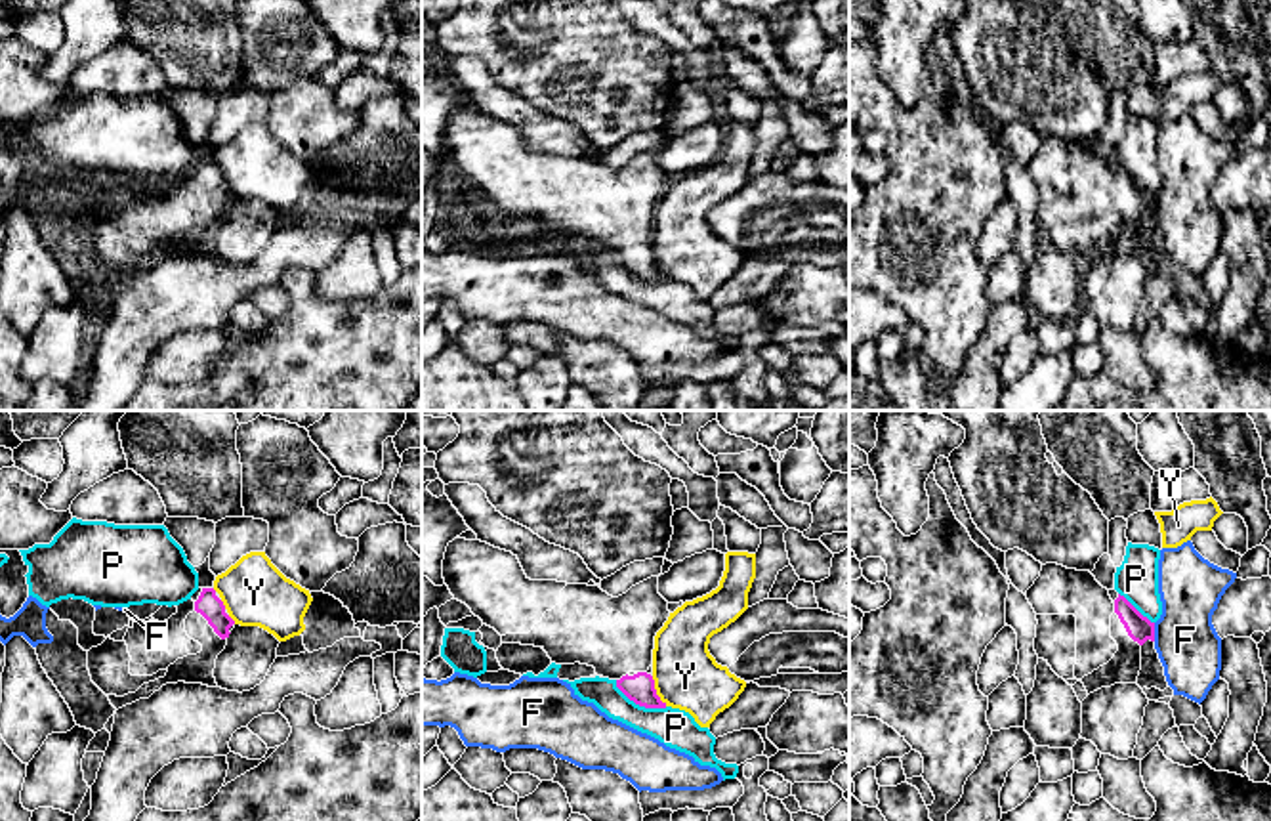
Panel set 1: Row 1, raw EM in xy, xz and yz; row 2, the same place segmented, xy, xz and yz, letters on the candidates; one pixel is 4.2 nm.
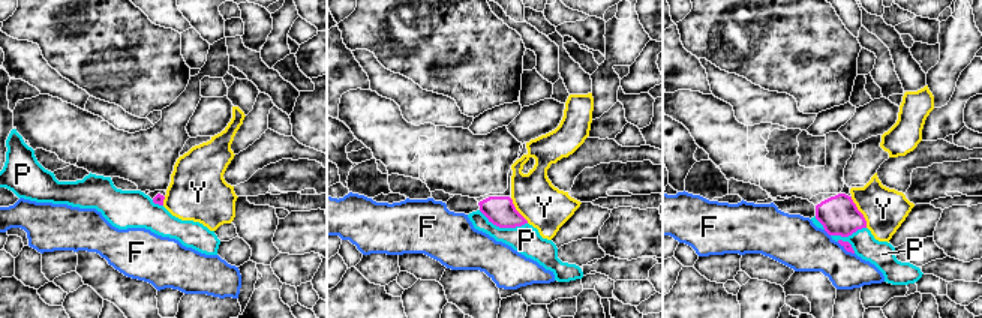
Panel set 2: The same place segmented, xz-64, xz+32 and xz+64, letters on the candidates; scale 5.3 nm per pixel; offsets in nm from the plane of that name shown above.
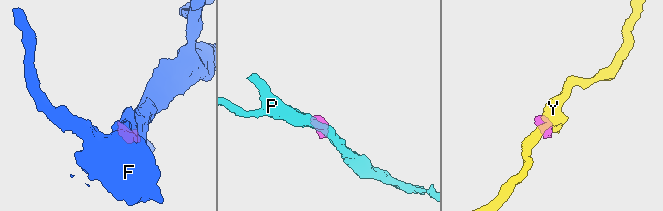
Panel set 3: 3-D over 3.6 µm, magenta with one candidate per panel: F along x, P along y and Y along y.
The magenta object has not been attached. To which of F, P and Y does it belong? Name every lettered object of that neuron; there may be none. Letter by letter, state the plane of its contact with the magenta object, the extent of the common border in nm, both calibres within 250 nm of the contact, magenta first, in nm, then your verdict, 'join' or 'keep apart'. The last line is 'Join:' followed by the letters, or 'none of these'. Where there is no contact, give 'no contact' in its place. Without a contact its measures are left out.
F: meets magenta in yz; contact 80 nm long; 110 nm thick on the magenta side, 260 nm on the other; keep apart
P: meets magenta in xz; contact 260 nm long; 130 nm thick on the magenta side, 160 nm on the other; keep apart
Y: meets magenta in xz; contact 140 nm long; 130 nm thick on the magenta side, 280 nm on the other; keep apart
Join: none of these

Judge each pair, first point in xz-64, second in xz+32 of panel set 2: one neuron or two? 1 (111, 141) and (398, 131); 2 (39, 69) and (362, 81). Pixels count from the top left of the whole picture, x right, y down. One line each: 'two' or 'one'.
1: one
2: two

